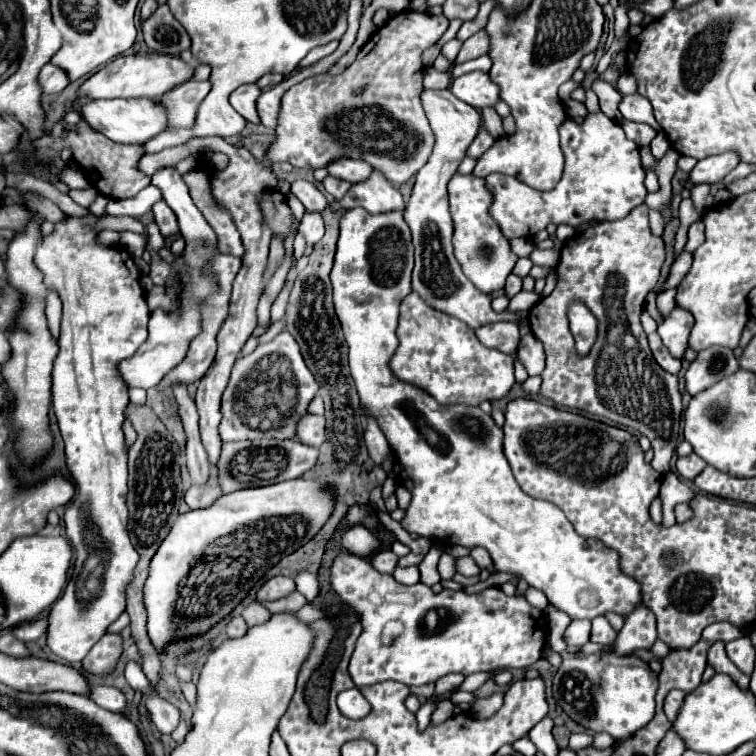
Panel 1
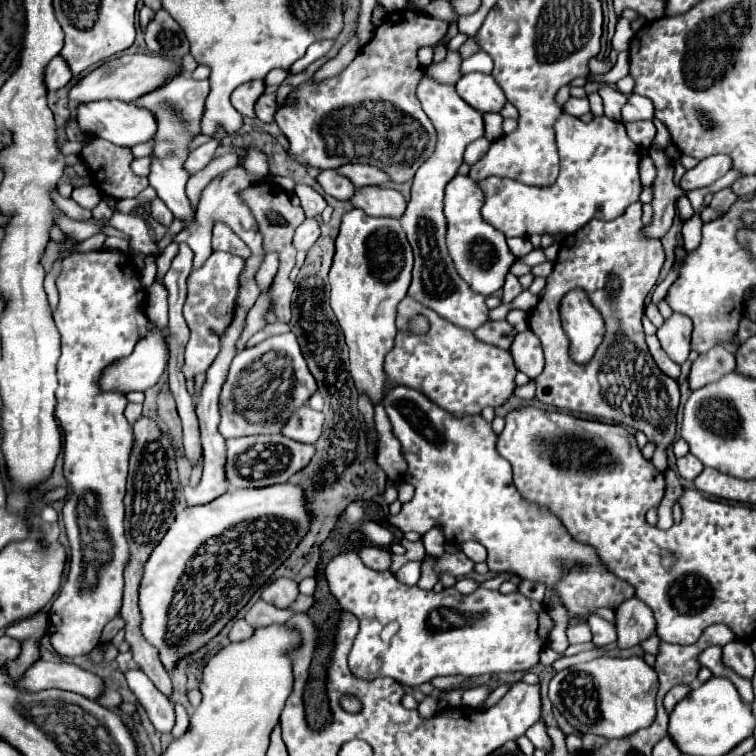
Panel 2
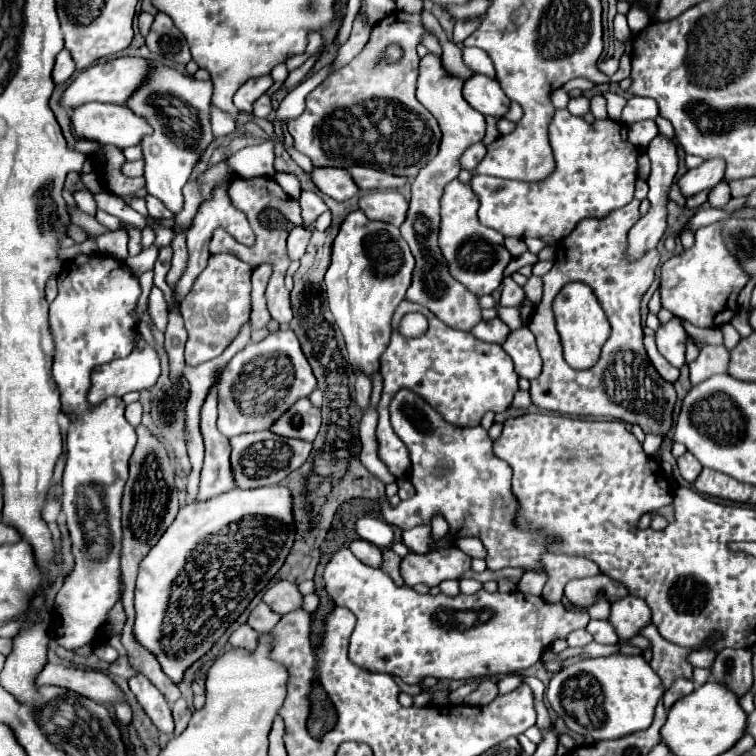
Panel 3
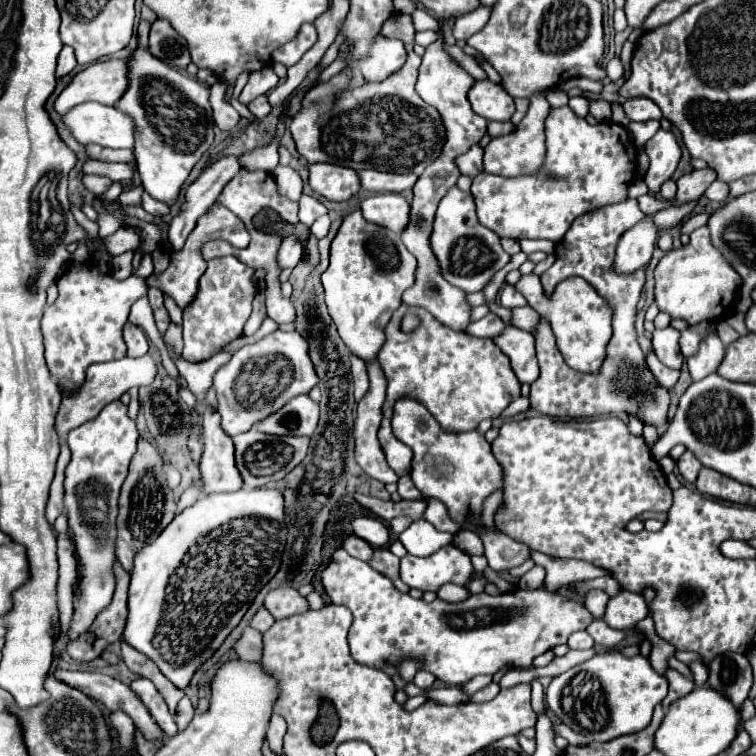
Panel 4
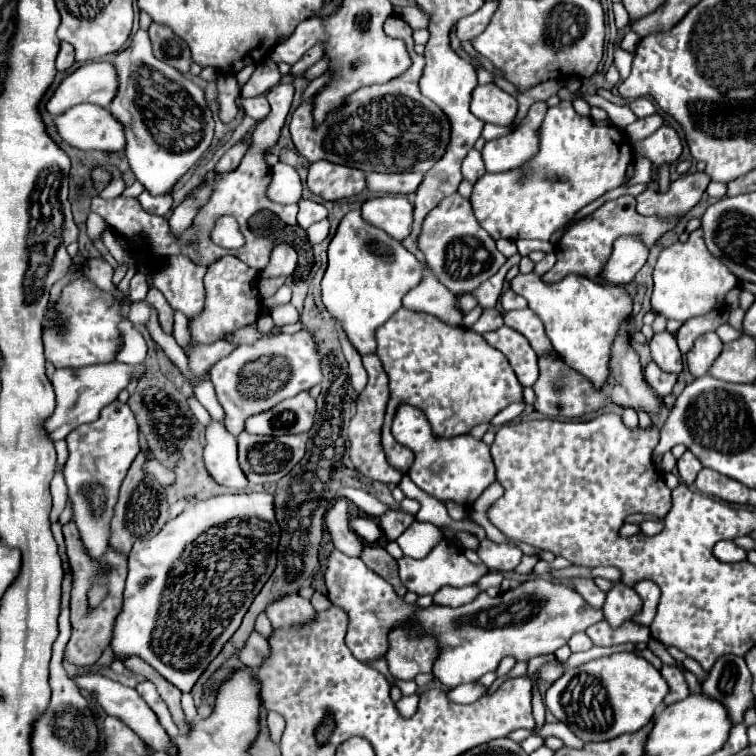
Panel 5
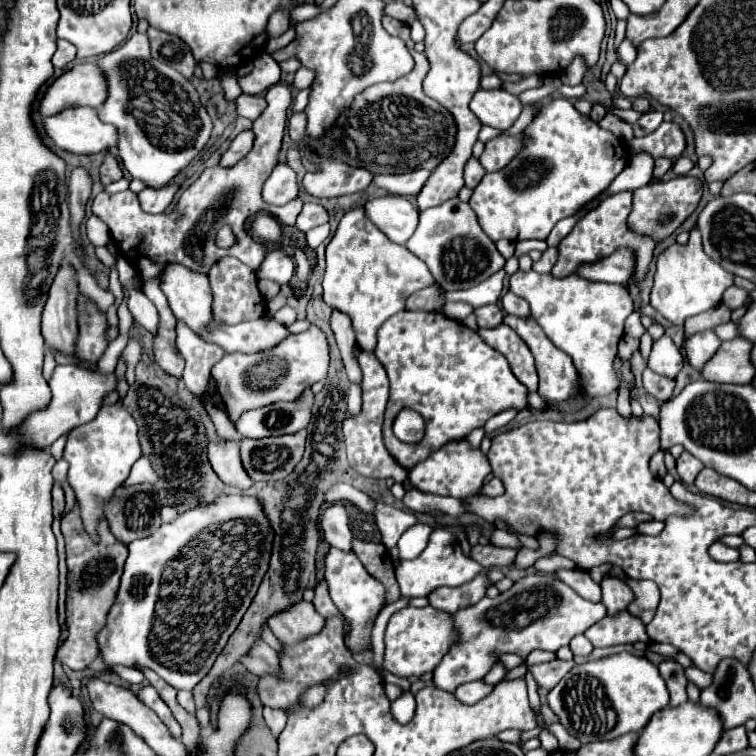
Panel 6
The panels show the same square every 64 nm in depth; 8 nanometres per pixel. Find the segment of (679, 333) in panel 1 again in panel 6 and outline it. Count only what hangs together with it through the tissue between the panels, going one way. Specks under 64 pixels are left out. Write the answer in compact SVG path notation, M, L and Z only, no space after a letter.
M662 336L652 344L652 354L648 358L648 368L656 370L656 374L662 374L666 378L676 378L676 374L682 370L682 354L674 346L674 342L668 336Z

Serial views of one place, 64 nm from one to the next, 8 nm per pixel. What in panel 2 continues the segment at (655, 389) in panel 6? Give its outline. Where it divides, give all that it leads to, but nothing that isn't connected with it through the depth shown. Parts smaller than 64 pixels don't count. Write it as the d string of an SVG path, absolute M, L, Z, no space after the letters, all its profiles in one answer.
M646 336L646 344L648 344L648 348L650 348L650 354L652 354L656 366L658 366L666 376L670 376L670 378L676 380L676 378L680 376L680 366L674 364L674 362L664 354L664 350L660 348L658 338L656 338L656 336Z

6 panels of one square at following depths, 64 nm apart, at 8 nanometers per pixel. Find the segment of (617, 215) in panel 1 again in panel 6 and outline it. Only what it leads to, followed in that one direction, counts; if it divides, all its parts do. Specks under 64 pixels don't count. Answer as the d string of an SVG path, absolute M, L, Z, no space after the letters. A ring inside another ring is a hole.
M554 98L550 104L542 106L522 134L524 134L524 148L518 152L518 156L514 156L512 162L502 170L486 174L470 198L470 206L476 212L482 230L494 242L502 238L514 242L528 238L546 240L546 236L550 234L550 230L558 220L572 216L580 206L584 206L586 202L596 198L604 188L608 188L608 184L624 170L628 160L626 142L622 142L612 132L600 128L588 116L582 116L566 98ZM536 168L546 168L546 174L540 178L538 184L536 184Z

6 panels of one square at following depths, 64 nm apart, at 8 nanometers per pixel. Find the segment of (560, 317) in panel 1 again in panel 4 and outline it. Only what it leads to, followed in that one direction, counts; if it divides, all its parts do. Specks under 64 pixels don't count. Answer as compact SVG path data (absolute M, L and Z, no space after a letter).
M626 198L620 204L602 206L602 210L594 210L594 214L584 214L582 218L576 218L562 242L556 244L556 262L540 276L544 292L552 294L558 282L570 276L582 276L614 306L614 334L608 342L608 356L602 364L600 374L582 374L572 370L564 362L562 354L556 348L554 334L550 332L548 322L540 320L536 328L540 376L532 384L530 392L530 404L540 414L556 418L584 418L608 412L630 412L642 422L650 422L654 426L660 426L668 420L668 390L656 384L654 376L646 366L646 358L634 340L634 302L640 300L640 292L644 286L644 270L638 270L632 276L616 276L612 270L614 250L620 234L636 226L642 218L644 212L638 208L638 202L634 198Z

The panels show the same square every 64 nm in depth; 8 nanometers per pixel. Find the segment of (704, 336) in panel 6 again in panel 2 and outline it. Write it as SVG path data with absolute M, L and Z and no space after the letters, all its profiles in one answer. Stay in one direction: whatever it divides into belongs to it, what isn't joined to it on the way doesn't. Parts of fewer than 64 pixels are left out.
M714 346L714 348L710 348L710 352L700 354L698 360L692 364L690 376L688 376L690 388L696 390L708 382L722 378L724 374L730 374L734 370L734 366L736 366L734 354L722 346Z

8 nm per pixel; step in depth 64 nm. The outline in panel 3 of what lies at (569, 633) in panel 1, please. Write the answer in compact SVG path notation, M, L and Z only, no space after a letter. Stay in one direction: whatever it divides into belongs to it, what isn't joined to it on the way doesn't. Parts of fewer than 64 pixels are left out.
M574 630L574 632L568 634L566 642L568 642L568 646L572 646L572 648L574 648L574 646L582 648L582 646L586 646L586 644L592 642L592 636L590 636L586 630Z

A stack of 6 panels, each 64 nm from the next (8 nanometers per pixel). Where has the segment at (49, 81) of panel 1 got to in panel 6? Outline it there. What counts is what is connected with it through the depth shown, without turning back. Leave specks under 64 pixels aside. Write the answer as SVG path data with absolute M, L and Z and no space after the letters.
M58 40L56 42L56 54L52 58L52 64L56 68L66 68L66 64L70 64L74 58L76 58L76 50L74 50L74 44L66 42L66 40Z

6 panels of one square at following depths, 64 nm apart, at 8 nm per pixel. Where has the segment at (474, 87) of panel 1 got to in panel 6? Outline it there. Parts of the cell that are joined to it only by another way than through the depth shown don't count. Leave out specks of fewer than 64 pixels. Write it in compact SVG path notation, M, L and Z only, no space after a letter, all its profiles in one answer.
M478 90L470 102L470 110L486 126L508 130L522 112L518 96L506 90Z

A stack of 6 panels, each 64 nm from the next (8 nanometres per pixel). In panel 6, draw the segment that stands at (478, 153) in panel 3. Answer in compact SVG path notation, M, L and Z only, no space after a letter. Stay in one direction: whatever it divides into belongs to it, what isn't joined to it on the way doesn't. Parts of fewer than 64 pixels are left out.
M470 158L468 164L466 164L466 168L464 168L464 182L466 182L466 186L474 190L474 188L478 186L478 182L482 180L484 174L486 174L486 172L482 170L480 162L478 162L476 158Z

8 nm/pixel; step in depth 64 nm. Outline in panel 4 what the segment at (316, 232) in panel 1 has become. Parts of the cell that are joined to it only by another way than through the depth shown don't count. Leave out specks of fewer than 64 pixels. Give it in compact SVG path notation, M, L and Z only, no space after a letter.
M288 236L288 238L284 238L282 244L280 244L276 264L278 264L280 270L296 268L296 264L300 262L300 256L302 256L302 246L300 246L298 238L296 238L296 236Z

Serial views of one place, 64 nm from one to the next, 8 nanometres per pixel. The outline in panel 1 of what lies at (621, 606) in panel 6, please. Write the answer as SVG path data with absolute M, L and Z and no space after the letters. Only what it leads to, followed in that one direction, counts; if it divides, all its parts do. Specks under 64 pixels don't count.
M638 604L630 614L624 616L624 626L616 638L616 652L620 656L630 654L636 648L650 648L656 640L656 618L650 608Z

